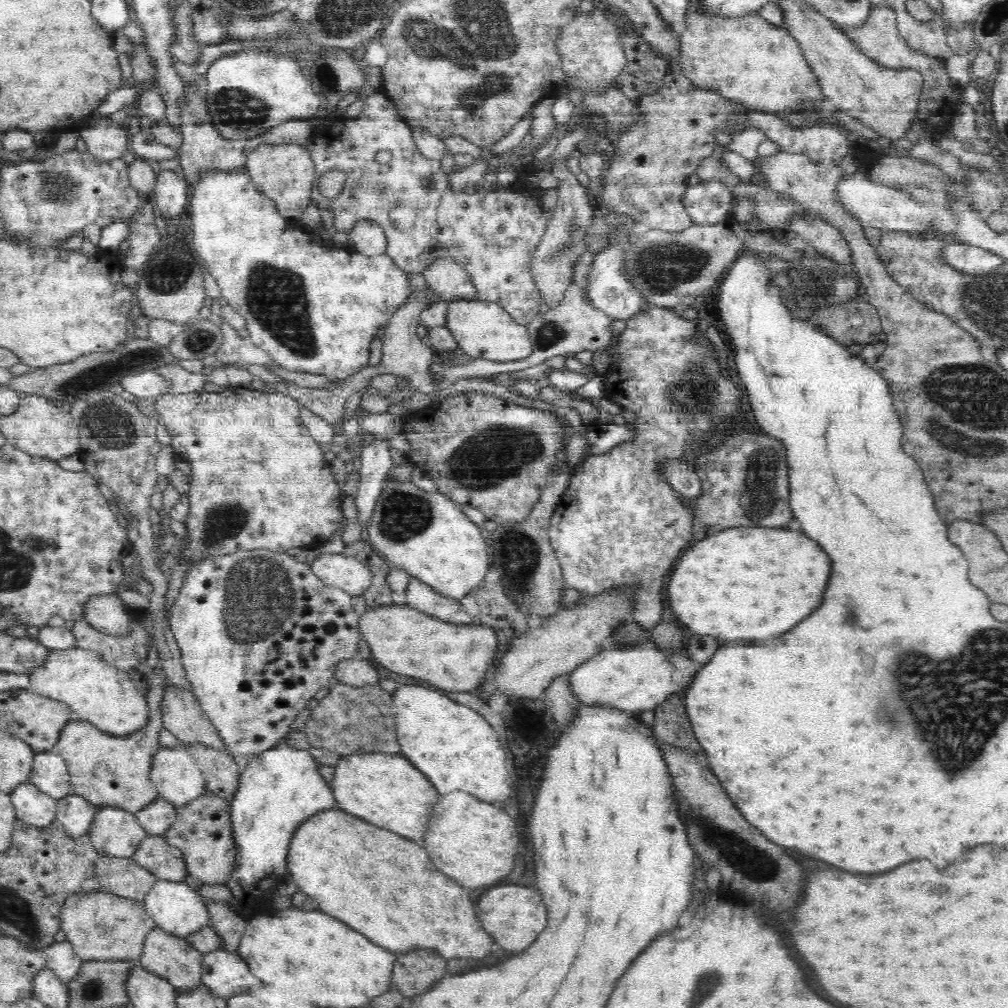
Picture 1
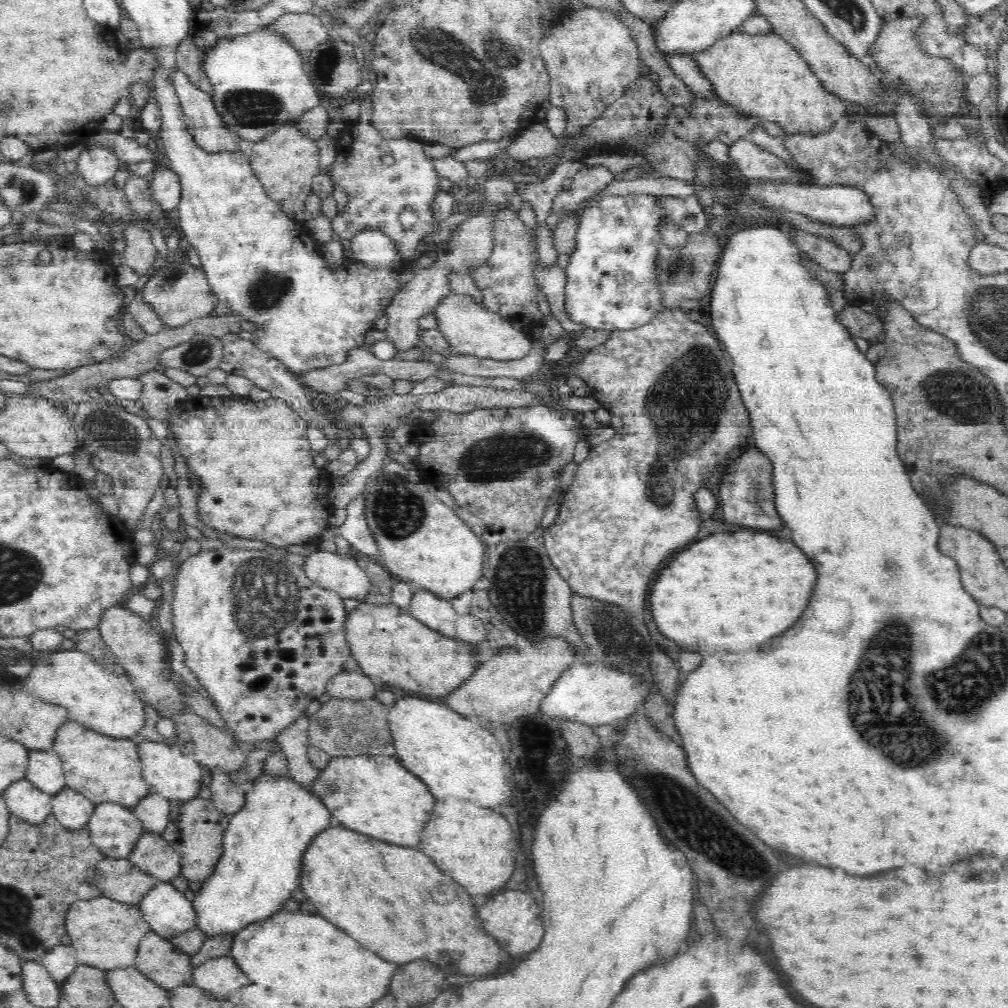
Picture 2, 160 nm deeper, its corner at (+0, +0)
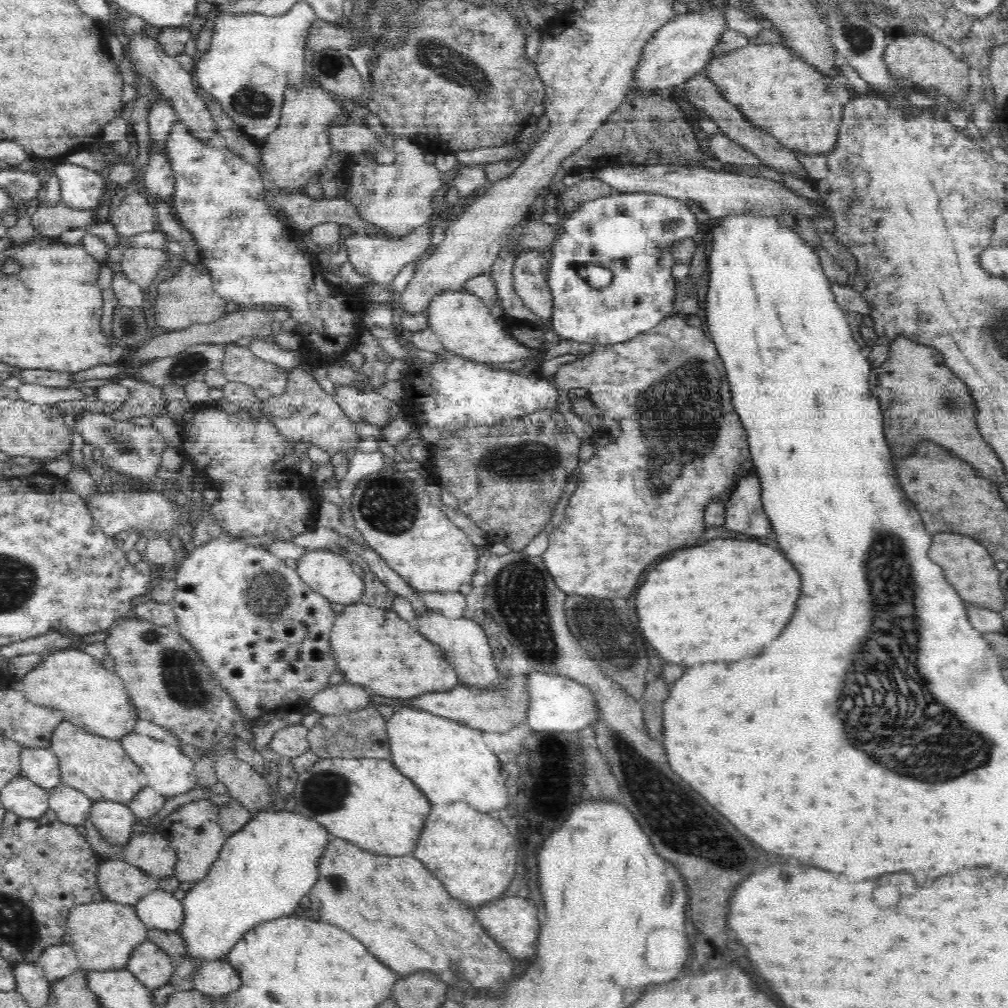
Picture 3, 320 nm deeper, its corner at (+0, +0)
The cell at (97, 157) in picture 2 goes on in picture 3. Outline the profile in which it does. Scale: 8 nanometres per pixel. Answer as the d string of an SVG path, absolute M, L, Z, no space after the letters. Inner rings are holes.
M72 159L54 167L60 182L61 202L76 210L94 211L95 217L107 185L104 172L88 170Z

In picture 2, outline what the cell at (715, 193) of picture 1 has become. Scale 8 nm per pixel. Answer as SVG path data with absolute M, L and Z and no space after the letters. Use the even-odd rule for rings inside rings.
M613 195L592 198L578 218L574 250L569 254L565 268L565 313L570 320L598 330L632 330L648 324L655 314L662 312L660 285L656 270L656 252L663 240L660 236L660 220L667 218L684 232L703 232L707 228L706 215L696 195L685 198L655 197L652 195Z

